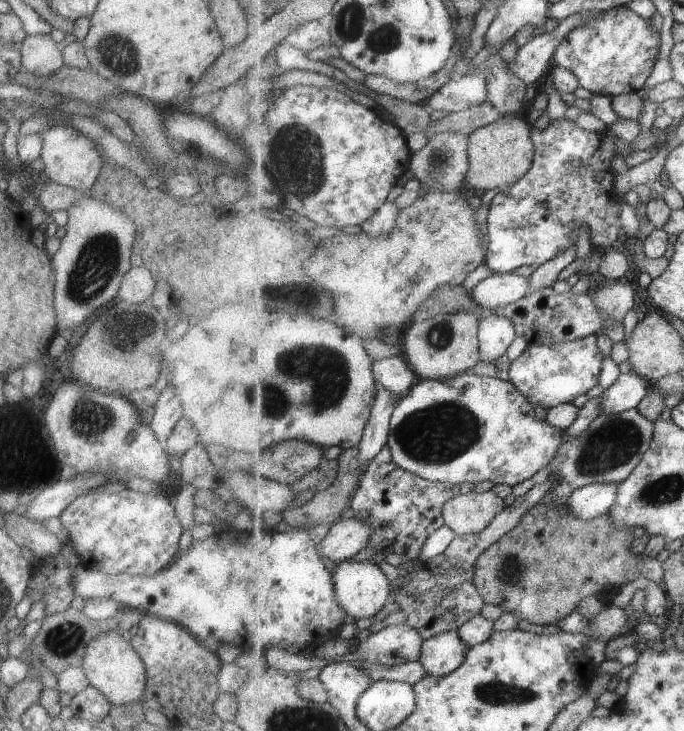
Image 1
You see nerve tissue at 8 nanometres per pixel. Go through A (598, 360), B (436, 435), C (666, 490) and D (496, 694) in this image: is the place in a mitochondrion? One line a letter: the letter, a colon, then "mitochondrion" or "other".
A: other
B: mitochondrion
C: mitochondrion
D: mitochondrion

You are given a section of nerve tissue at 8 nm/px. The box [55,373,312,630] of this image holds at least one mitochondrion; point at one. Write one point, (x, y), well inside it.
(88, 418)

